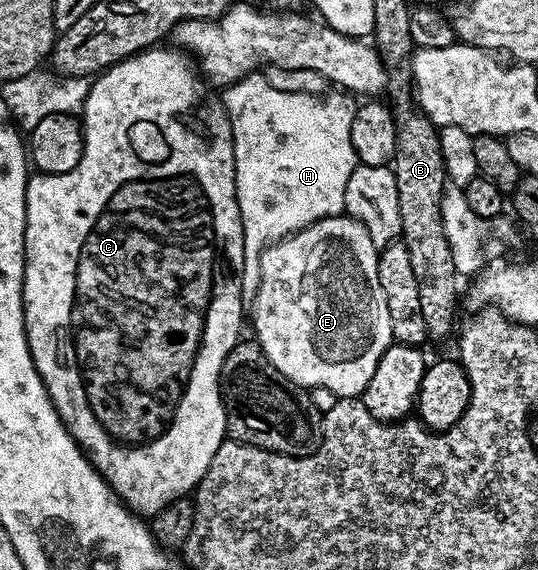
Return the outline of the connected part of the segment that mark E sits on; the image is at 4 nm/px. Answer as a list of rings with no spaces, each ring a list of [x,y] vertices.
[[[348,215],[328,217],[322,221],[311,223],[307,228],[299,230],[298,233],[292,233],[290,237],[285,237],[282,241],[268,245],[261,252],[261,282],[256,295],[251,298],[253,329],[257,332],[255,340],[267,355],[269,362],[280,373],[287,375],[287,379],[313,391],[334,393],[339,399],[342,397],[360,398],[361,393],[367,387],[367,383],[371,383],[371,375],[375,375],[375,367],[379,367],[379,359],[383,359],[383,351],[387,351],[389,346],[394,344],[393,332],[391,331],[391,311],[387,311],[387,295],[383,295],[383,286],[379,284],[378,252],[378,246],[371,243],[371,235],[367,235],[367,229],[363,227],[363,223],[359,223],[354,217]]]

